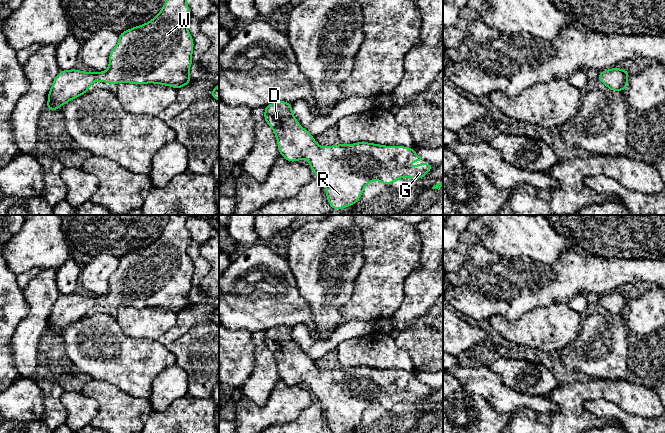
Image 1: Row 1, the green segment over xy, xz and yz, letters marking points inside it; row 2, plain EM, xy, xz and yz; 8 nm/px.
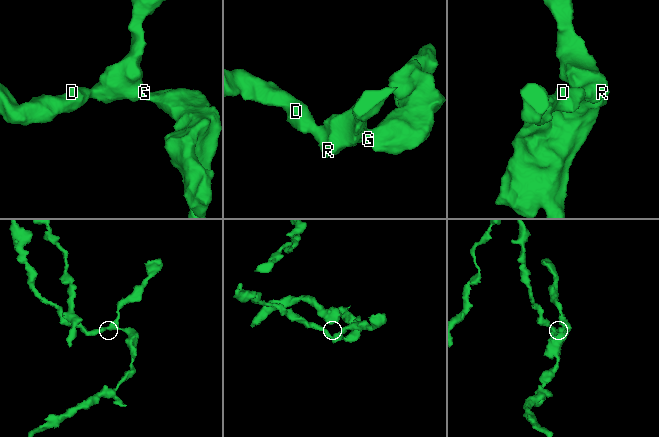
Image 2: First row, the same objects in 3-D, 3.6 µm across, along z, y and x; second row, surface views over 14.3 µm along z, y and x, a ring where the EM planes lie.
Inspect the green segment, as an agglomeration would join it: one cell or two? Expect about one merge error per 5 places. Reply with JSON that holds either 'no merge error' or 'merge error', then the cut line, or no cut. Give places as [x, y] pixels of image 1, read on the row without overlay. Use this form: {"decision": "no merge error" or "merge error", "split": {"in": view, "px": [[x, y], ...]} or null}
{"decision": "no merge error", "split": null}

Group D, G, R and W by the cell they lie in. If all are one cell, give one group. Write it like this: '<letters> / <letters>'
D G R W

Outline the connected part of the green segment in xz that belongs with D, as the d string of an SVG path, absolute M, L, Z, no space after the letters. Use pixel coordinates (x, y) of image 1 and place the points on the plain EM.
M278 325L264 331L264 344L273 353L283 382L296 386L307 382L325 413L333 433L353 430L367 408L378 404L390 409L403 401L423 402L434 391L425 386L411 393L409 385L420 385L414 372L367 366L319 371L292 339L292 328Z

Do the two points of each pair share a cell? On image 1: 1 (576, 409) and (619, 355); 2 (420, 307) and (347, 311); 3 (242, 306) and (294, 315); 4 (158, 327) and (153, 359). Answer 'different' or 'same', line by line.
1: different
2: different
3: same
4: different

